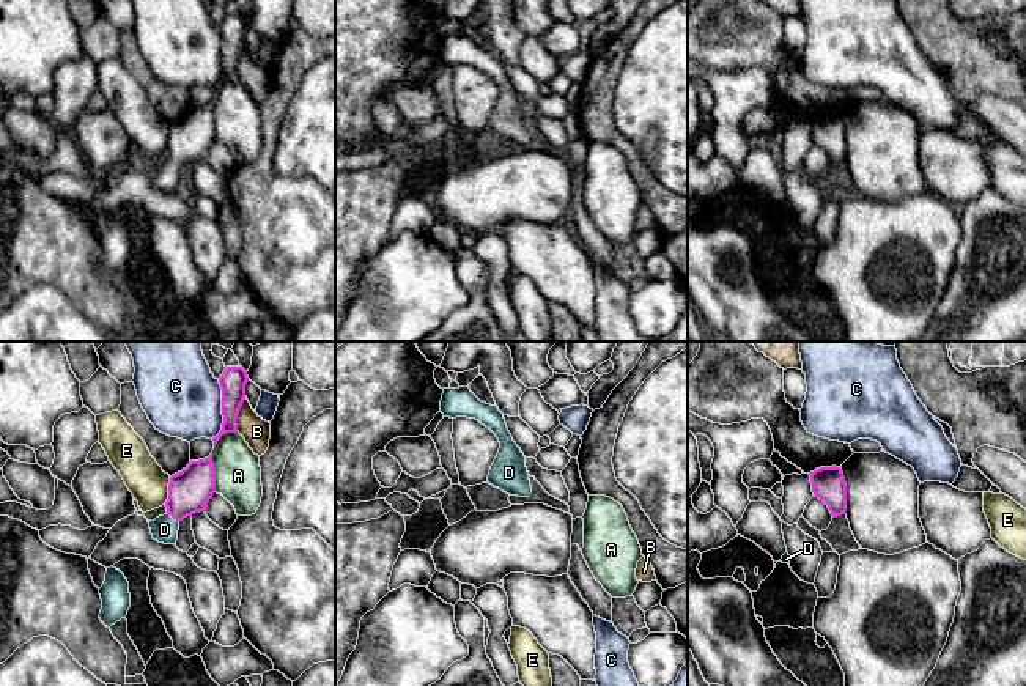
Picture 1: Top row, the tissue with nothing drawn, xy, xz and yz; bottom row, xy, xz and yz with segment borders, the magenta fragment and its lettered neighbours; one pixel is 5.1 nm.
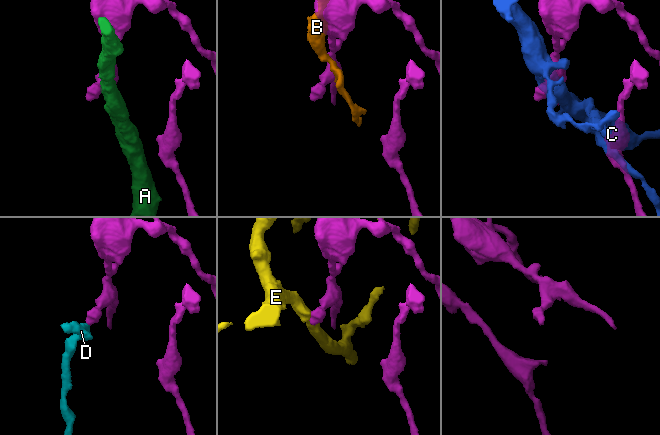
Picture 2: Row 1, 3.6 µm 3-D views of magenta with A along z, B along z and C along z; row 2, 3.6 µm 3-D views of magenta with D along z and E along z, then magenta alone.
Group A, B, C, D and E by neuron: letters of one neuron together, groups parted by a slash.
A / B / C / D / E

